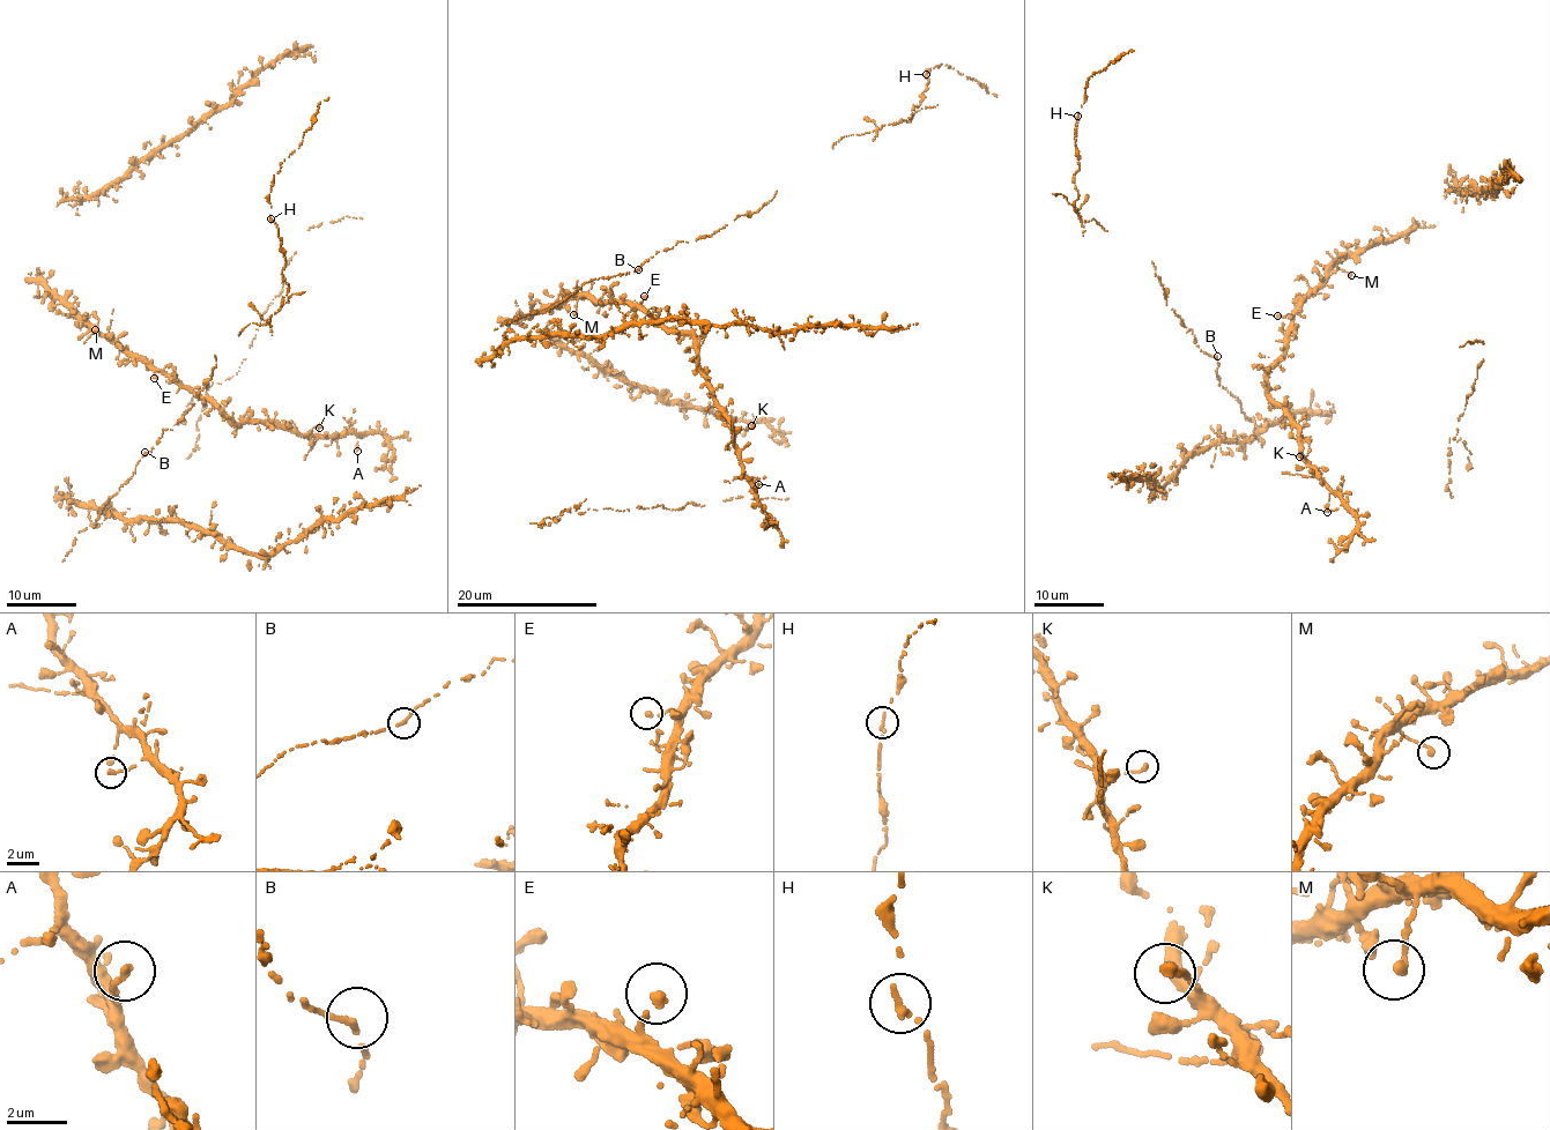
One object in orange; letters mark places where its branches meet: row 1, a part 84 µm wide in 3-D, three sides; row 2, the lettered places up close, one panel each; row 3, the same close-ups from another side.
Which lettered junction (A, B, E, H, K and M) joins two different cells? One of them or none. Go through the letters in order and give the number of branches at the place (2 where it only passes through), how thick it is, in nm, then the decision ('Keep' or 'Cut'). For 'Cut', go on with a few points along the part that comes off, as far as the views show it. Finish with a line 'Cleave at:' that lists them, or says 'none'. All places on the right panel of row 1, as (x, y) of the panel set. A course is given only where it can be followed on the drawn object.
A: Branches: 1. Thickness 280 nm. Keep
B: Branches: 1. Thickness 280 nm. Keep
E: Branches: 1. Thickness 280 nm. Keep
H: Branches: 1. Thickness 280 nm. Keep
K: Branches: 1. Thickness 320 nm. Keep
M: Branches: 1. Thickness 320 nm. Keep
Cleave at: none

